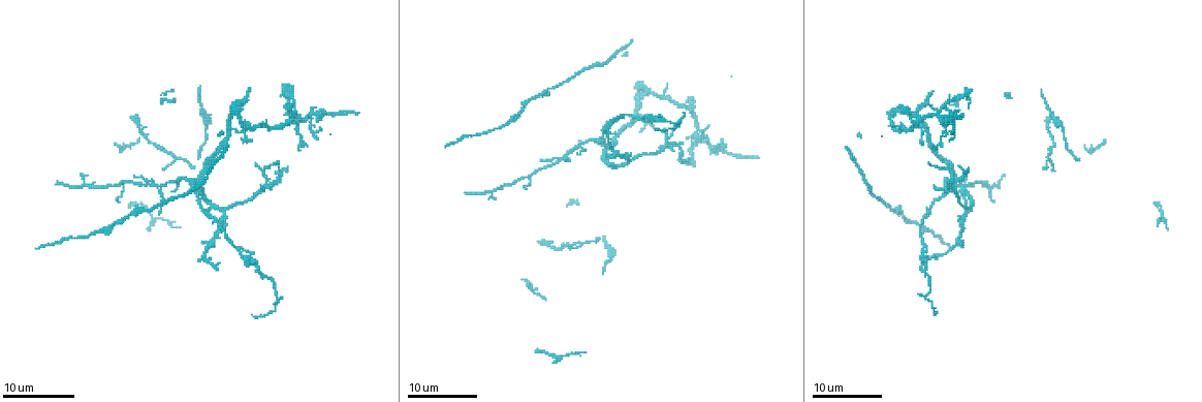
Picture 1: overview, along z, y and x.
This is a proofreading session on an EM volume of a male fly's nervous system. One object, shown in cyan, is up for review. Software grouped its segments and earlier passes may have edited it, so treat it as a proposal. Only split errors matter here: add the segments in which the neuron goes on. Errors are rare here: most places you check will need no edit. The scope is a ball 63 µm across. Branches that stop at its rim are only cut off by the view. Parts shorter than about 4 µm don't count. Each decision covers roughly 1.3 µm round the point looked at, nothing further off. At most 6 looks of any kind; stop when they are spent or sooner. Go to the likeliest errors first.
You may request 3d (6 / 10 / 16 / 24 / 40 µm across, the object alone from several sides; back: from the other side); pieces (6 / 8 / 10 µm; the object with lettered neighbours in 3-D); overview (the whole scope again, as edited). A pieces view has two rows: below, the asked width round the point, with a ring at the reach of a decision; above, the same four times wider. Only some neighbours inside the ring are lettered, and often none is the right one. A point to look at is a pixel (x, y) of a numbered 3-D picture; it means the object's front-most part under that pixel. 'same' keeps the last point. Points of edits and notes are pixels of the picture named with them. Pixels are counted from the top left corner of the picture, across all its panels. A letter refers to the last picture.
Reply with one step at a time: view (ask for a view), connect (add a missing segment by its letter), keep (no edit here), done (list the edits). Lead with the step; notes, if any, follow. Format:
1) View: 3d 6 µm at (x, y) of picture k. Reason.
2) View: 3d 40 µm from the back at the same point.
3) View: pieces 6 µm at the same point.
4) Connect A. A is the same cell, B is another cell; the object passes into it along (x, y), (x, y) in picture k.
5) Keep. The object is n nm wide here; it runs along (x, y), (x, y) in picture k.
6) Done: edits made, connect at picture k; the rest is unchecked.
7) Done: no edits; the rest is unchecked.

View: 3d 16 µm at (621, 115) of picture 1. An open end.

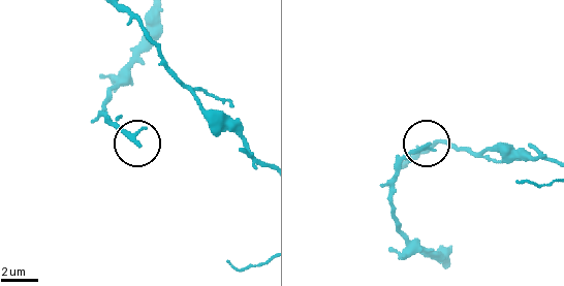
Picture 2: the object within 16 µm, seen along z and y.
View: pieces 8 µm at (427, 144) of picture 2. What lies round it.

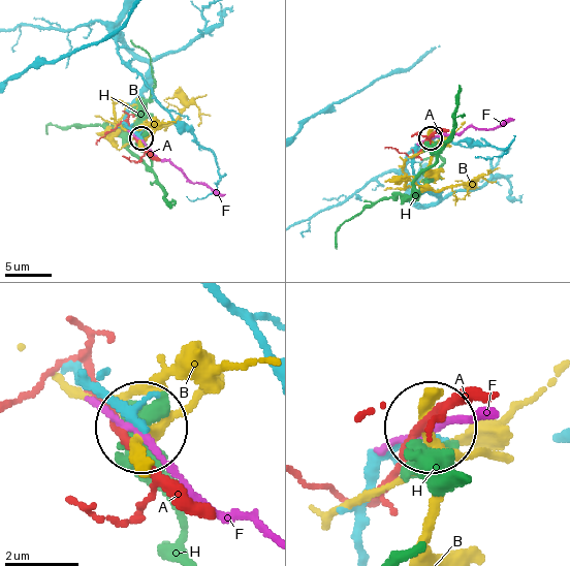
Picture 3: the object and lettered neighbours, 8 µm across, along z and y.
Keep. The object is 160 nm wide here; A, B, F and H are other cells; no lettered segment goes on from it.

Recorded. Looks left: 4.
View: 3d 24 µm at (926, 128) of picture 1. An open end.

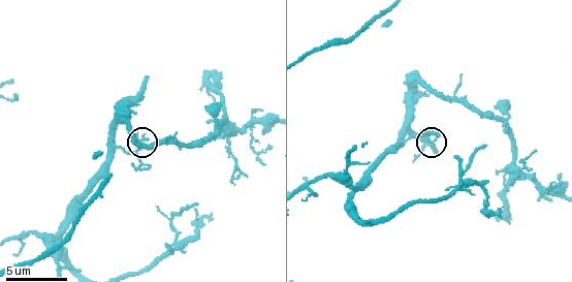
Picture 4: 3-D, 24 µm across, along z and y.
View: pieces 8 µm at (429, 142) of picture 4.

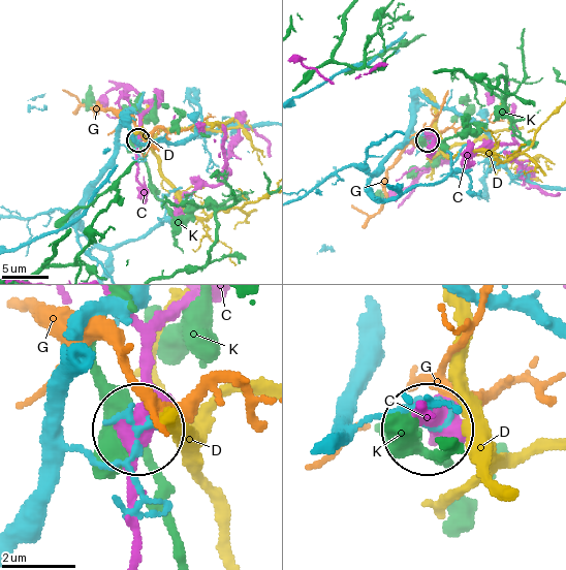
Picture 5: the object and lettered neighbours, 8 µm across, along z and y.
Keep. C, D, G and K are other cells; none of them fits.

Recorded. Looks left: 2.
View: 3d 16 µm at (1077, 157) of picture 1. Free end.

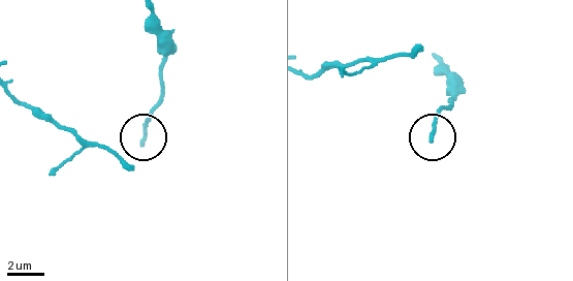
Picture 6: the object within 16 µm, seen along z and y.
View: pieces 6 µm at (430, 141) of picture 6.

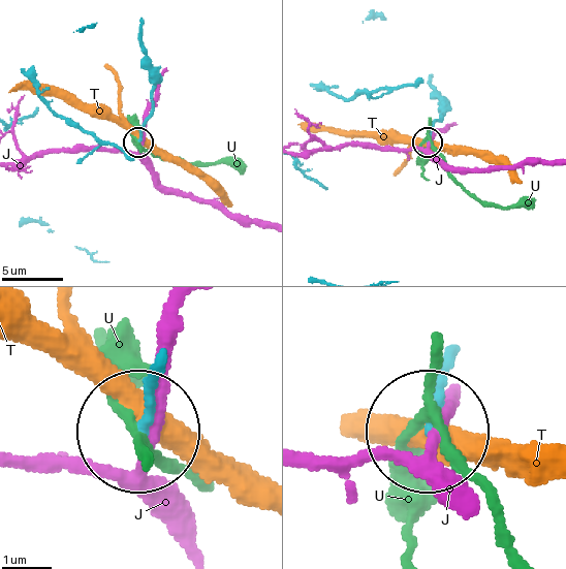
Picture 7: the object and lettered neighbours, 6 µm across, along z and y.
Keep. J, T and U are other cells; none of them fits.

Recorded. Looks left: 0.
Done: no edits; the rest is unchecked.

